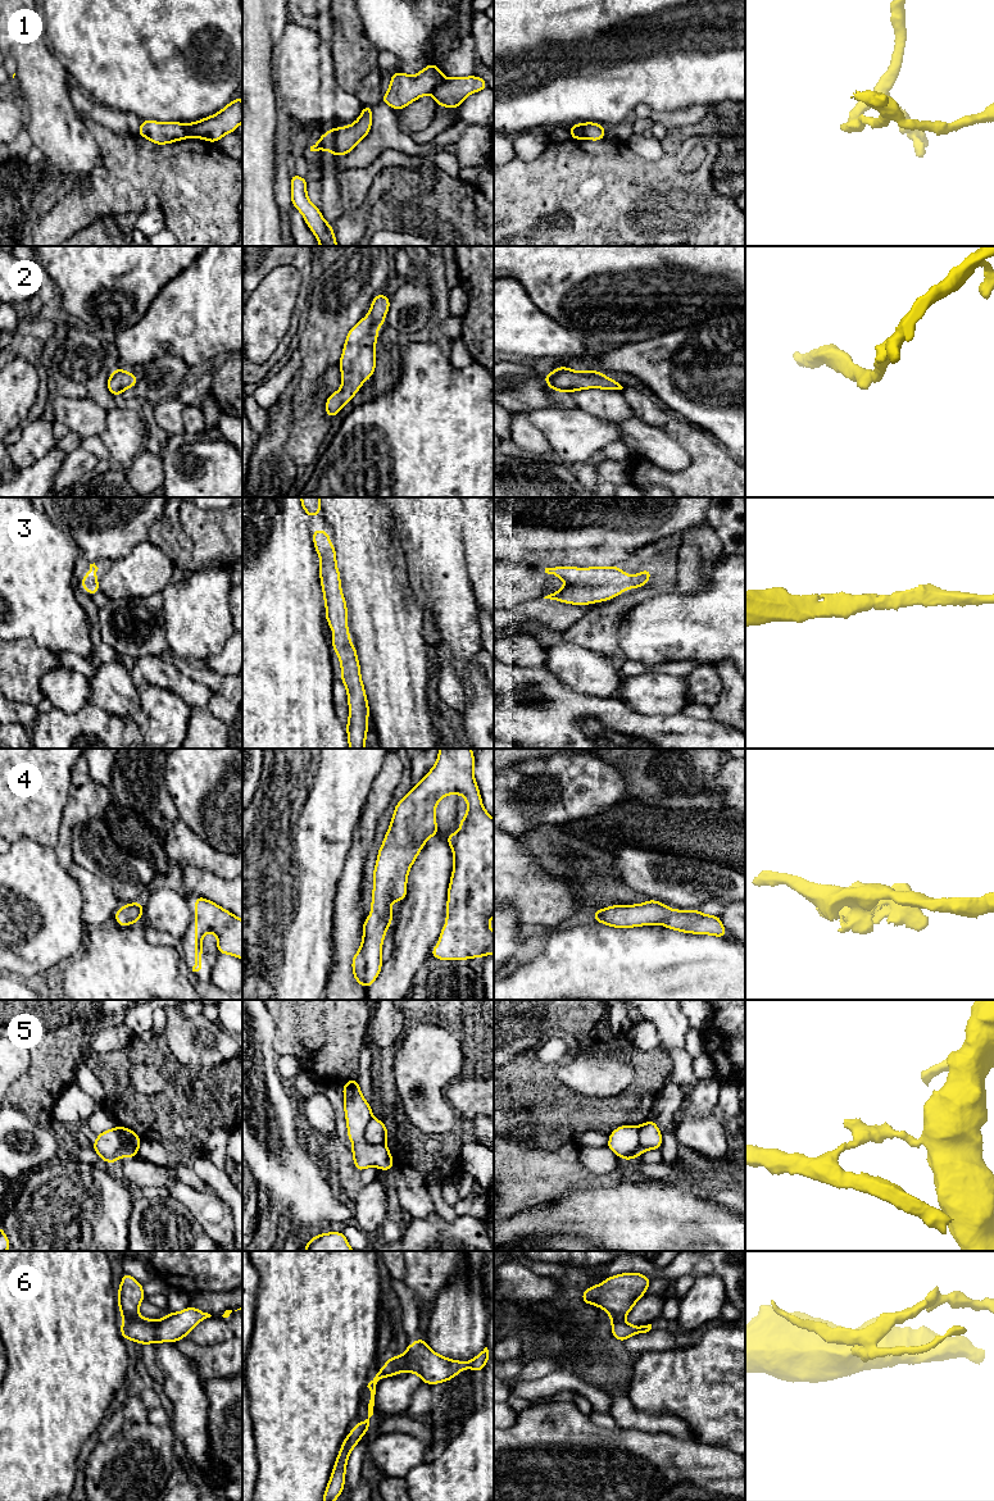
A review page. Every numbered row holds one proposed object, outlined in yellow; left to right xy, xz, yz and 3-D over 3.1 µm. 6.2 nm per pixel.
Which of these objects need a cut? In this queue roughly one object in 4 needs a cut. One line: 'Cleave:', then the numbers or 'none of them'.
Cleave: 1, 5, 6

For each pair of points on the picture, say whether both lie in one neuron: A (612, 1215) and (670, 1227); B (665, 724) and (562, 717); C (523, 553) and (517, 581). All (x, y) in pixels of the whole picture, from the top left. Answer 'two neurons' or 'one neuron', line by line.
A: one neuron
B: one neuron
C: two neurons

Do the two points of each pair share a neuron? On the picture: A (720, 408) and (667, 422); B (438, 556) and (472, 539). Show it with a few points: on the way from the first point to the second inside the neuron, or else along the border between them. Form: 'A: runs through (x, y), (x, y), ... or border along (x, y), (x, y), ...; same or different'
A: border along (673, 412), (709, 433); different
B: border along (464, 512), (463, 550), (468, 572); different

